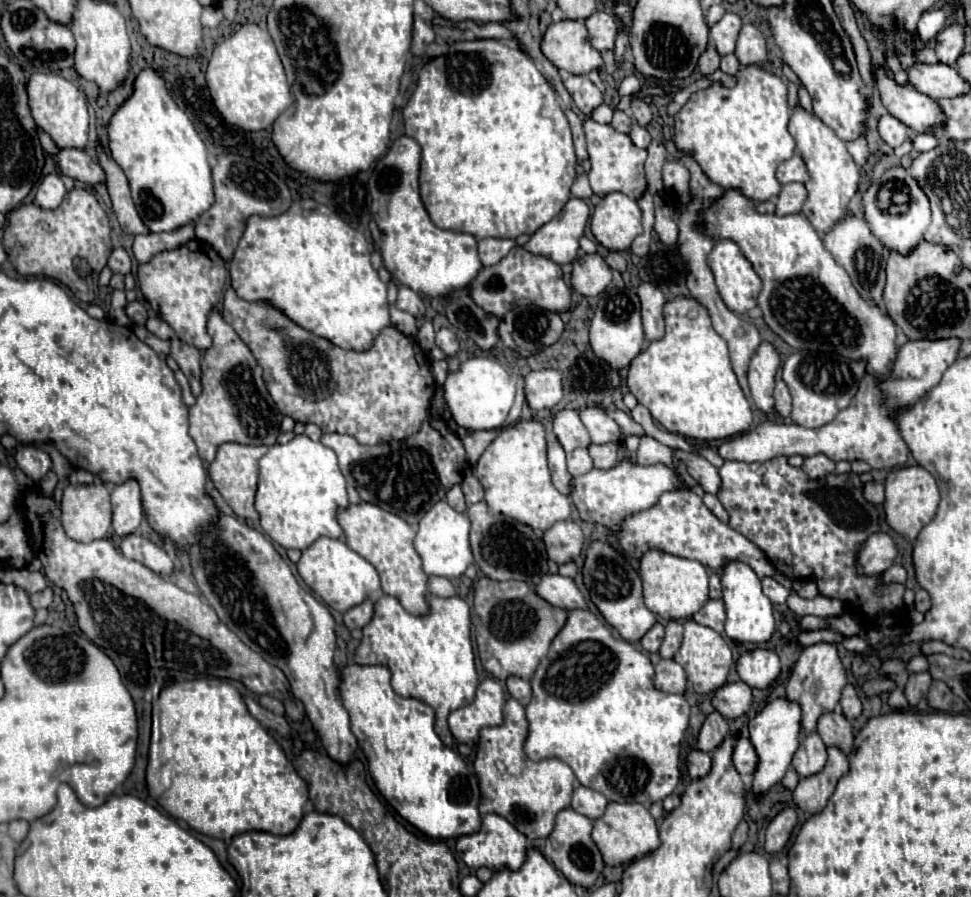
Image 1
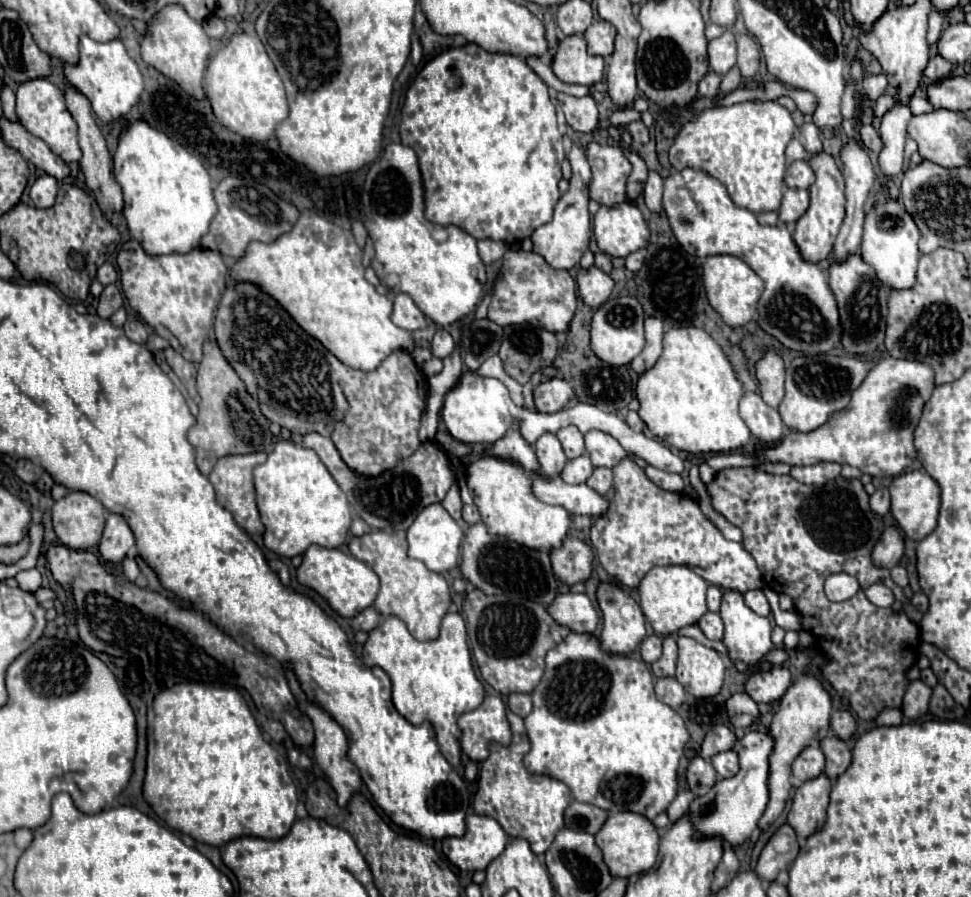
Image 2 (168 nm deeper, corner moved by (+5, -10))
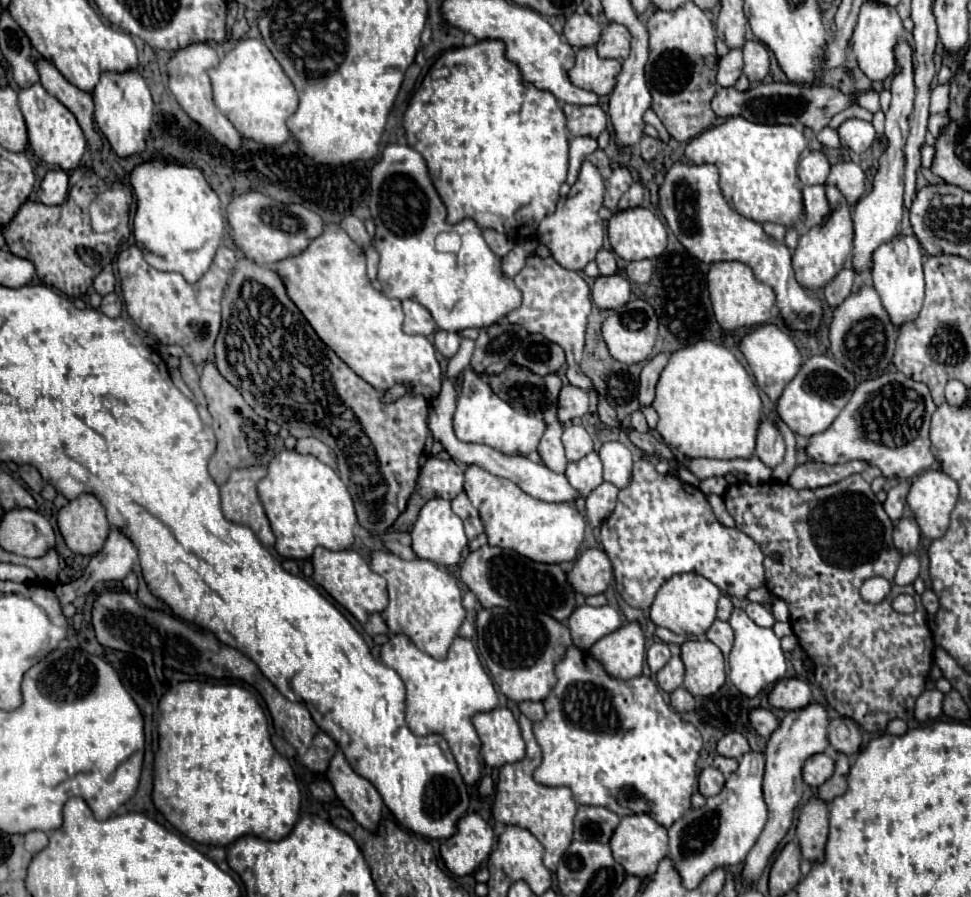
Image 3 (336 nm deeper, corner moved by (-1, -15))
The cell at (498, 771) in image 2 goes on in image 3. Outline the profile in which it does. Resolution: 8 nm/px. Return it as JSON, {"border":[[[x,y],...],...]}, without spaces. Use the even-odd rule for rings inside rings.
{"border":[[[523,714],[519,716],[519,727],[527,745],[525,759],[519,763],[507,763],[499,769],[499,781],[495,787],[495,799],[493,799],[493,819],[495,823],[503,825],[519,825],[527,831],[531,831],[539,843],[545,847],[545,857],[543,863],[549,871],[555,873],[557,861],[561,859],[563,851],[571,843],[573,835],[573,817],[577,811],[577,805],[573,801],[571,789],[569,787],[545,787],[533,781],[533,771],[541,763],[541,749],[533,737],[531,731],[531,721]]]}

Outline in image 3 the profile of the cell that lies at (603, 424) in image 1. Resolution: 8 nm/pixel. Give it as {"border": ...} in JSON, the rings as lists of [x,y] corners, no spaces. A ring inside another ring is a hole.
{"border":[[[607,441],[599,449],[603,461],[603,479],[623,489],[631,481],[631,451],[619,441]]]}

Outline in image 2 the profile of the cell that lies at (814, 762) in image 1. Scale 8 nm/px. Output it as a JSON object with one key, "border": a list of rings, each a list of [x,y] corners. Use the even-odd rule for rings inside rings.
{"border":[[[817,744],[807,746],[793,762],[793,776],[801,782],[817,778],[825,768],[825,756]]]}

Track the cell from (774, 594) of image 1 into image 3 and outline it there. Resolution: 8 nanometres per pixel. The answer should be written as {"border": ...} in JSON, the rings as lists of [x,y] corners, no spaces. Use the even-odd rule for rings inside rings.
{"border":[[[747,603],[745,611],[747,611],[747,615],[749,615],[757,625],[761,625],[761,627],[773,627],[773,623],[775,623],[769,607],[765,607],[765,605],[761,605],[761,603]]]}

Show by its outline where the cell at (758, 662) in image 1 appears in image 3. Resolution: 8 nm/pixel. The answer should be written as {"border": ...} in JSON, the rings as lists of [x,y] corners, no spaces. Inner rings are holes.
{"border":[[[779,679],[769,691],[769,705],[777,709],[801,709],[811,701],[811,689],[801,679]]]}

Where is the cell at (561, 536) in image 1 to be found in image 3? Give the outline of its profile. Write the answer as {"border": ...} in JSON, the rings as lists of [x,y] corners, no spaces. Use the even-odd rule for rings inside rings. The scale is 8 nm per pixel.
{"border":[[[591,547],[585,549],[575,561],[573,569],[567,573],[571,587],[583,595],[597,595],[609,587],[613,577],[611,561],[607,559],[603,549]]]}

